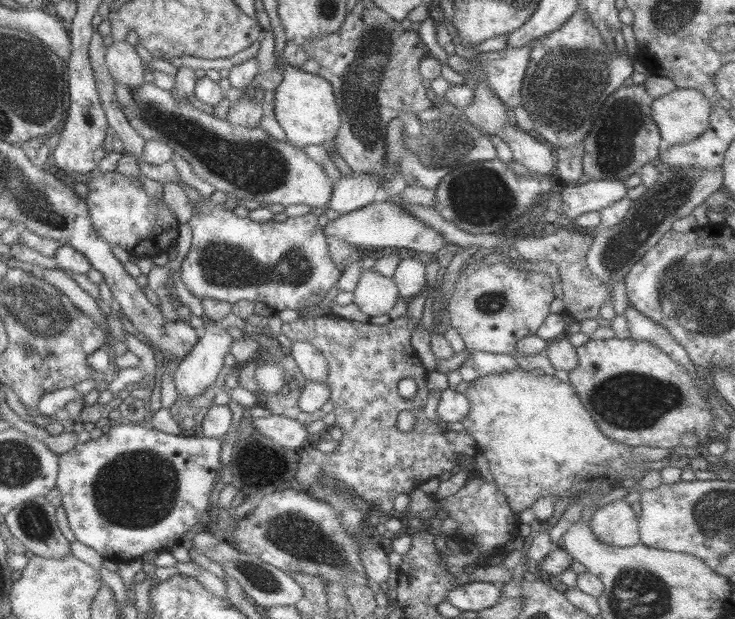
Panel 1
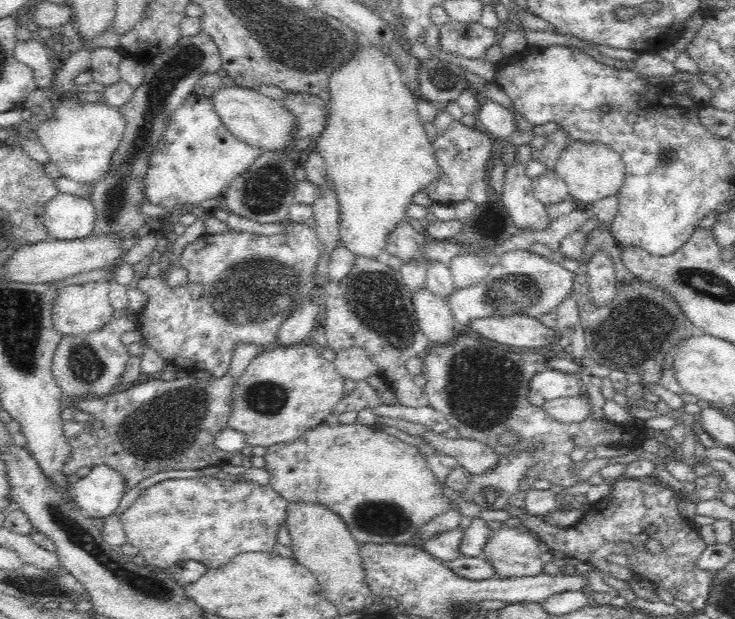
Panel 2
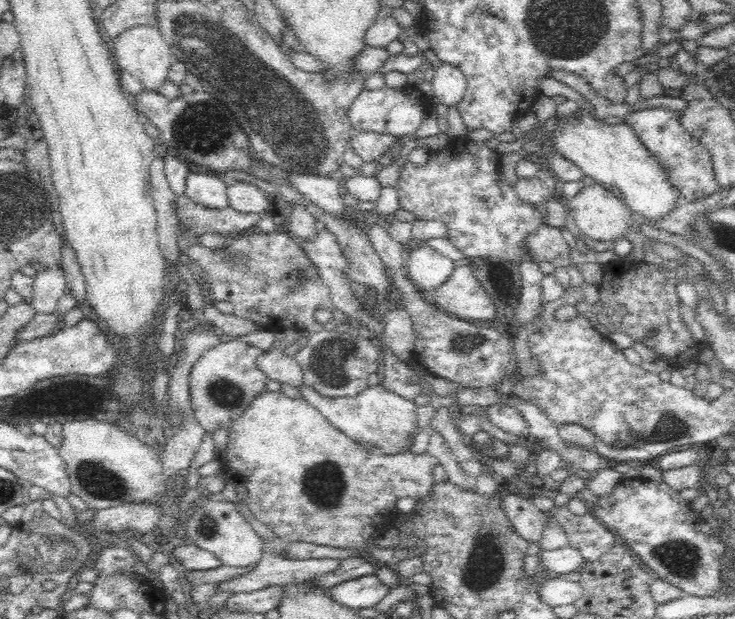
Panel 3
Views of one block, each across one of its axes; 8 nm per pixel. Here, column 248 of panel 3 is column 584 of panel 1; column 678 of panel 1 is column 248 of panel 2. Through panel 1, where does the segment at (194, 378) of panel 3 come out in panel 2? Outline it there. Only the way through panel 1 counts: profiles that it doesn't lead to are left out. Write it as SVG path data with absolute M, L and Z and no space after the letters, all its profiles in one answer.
M314 343L303 345L279 346L274 345L260 353L238 379L232 402L232 416L228 427L238 430L248 437L248 445L270 447L278 444L296 442L302 434L322 424L335 406L343 398L344 378L338 375L333 361L322 357L321 349Z

